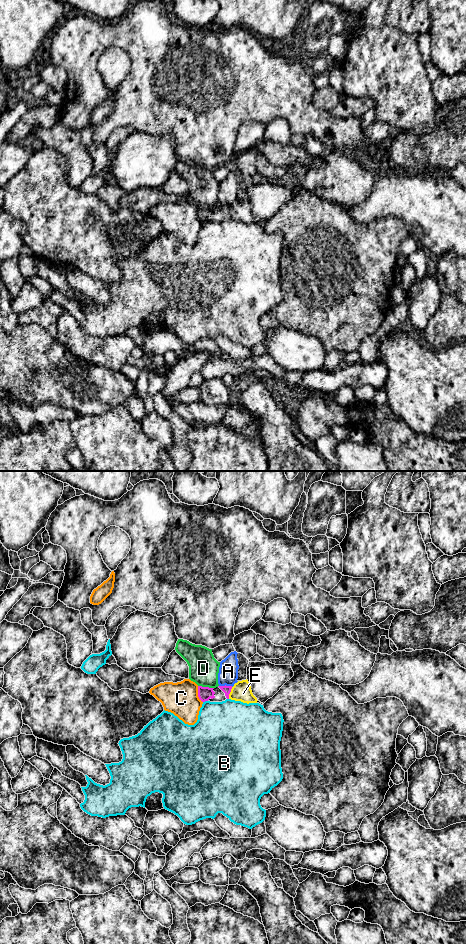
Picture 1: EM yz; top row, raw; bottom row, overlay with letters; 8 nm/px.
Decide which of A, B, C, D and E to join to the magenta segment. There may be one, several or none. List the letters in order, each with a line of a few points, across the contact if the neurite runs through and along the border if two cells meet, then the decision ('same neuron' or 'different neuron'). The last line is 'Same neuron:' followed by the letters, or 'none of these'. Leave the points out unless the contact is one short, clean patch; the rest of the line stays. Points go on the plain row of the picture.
A: line yz (219, 205), (232, 206); different neuron
B: different neuron
C: different neuron
D: line yz (198, 205), (213, 208); different neuron
E: line yz (226, 209), (229, 213), (241, 211); same neuron
Same neuron: E

